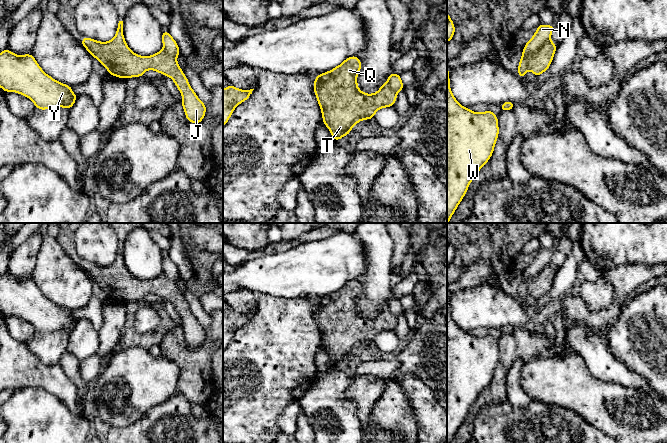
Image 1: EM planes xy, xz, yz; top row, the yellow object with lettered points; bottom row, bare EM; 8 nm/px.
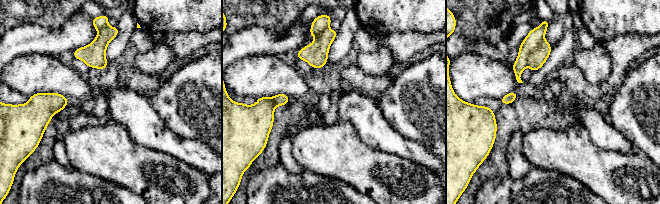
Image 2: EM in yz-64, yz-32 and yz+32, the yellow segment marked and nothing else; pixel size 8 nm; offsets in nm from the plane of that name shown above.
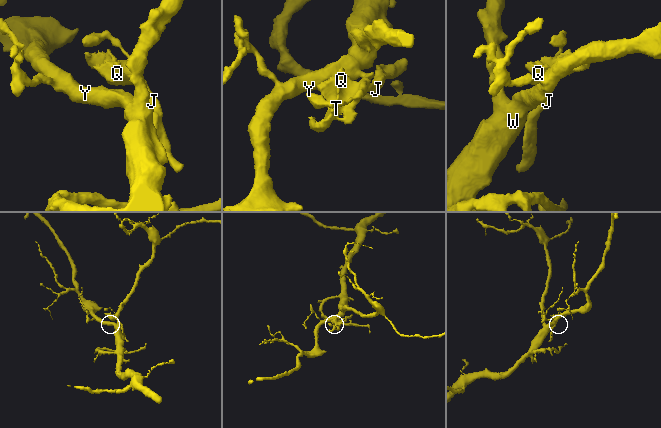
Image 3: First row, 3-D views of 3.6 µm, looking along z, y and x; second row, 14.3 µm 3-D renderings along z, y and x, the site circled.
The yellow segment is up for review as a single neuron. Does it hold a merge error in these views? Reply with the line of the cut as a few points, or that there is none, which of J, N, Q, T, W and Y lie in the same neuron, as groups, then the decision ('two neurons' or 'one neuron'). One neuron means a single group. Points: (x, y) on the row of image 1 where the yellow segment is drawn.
cut in yz along (550, 39), (528, 58), (527, 68); J Q T / N W Y; two neurons

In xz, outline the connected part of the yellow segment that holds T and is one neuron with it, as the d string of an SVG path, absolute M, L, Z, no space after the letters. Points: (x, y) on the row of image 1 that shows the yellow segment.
M350 56L332 70L317 75L314 80L314 93L321 108L323 123L335 141L339 142L341 137L347 136L358 122L374 119L379 109L394 106L396 102L397 93L390 88L388 82L376 93L362 92L357 84L357 76L361 69L359 57Z

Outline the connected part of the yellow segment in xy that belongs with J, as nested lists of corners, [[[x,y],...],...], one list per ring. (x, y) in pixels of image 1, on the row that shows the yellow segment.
[[[119,21],[116,35],[112,40],[100,42],[84,36],[80,43],[108,70],[109,75],[126,79],[142,77],[147,70],[155,70],[170,77],[181,92],[181,104],[186,119],[193,124],[199,124],[204,119],[206,104],[199,100],[191,88],[176,58],[168,55],[164,50],[151,56],[135,54],[128,47],[123,36],[123,21]]]

